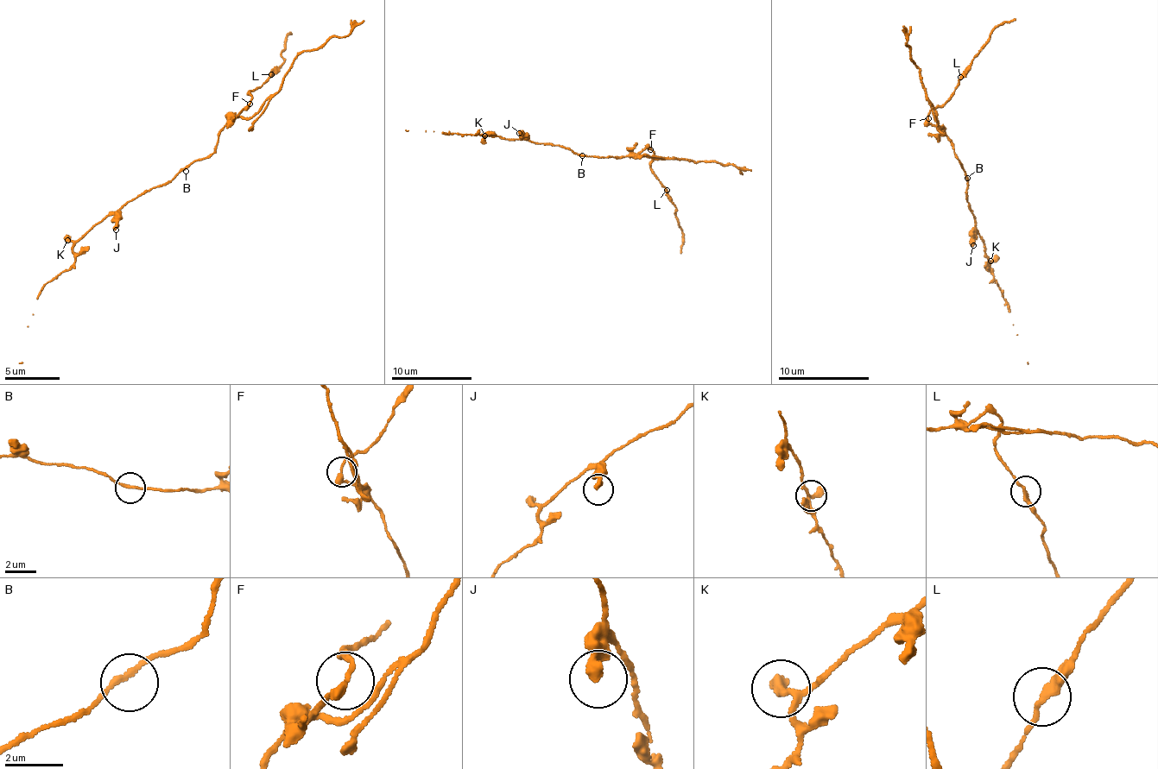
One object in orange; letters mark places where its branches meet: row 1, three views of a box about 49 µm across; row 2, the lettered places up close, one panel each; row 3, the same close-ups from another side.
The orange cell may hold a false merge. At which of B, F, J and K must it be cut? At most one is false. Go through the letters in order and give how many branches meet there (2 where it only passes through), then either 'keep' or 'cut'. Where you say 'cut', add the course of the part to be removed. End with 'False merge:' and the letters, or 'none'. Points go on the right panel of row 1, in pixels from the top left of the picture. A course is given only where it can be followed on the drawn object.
B: 2 branches meet; keep
F: 2 branches meet; cut; foreign part runs (929, 117), (930, 112), (950, 99), (976, 54), (996, 27), (1015, 18)
J: 1 branches meet; keep
K: 2 branches meet; keep
False merge: F

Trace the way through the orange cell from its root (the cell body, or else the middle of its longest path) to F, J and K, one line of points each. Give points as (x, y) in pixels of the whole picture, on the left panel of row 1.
F: (185, 167), (210, 157), (222, 129), (228, 122), (237, 118), (249, 103)
J: (185, 167), (177, 176), (142, 192), (119, 210), (116, 230)
K: (185, 167), (177, 176), (142, 192), (117, 210), (110, 211), (79, 239), (70, 242), (67, 240)

